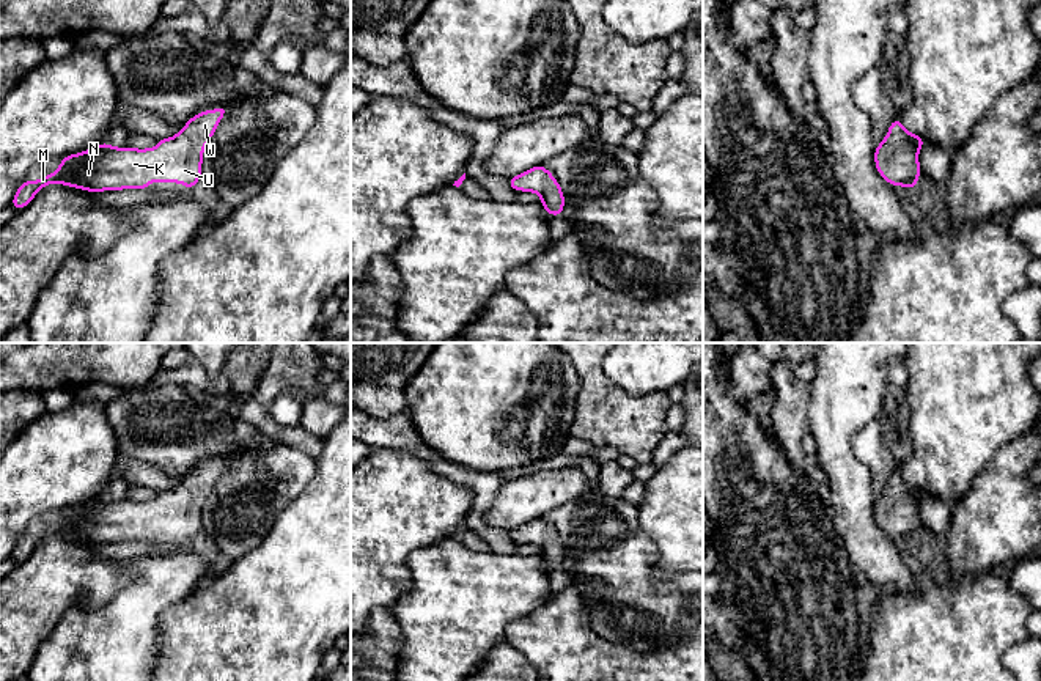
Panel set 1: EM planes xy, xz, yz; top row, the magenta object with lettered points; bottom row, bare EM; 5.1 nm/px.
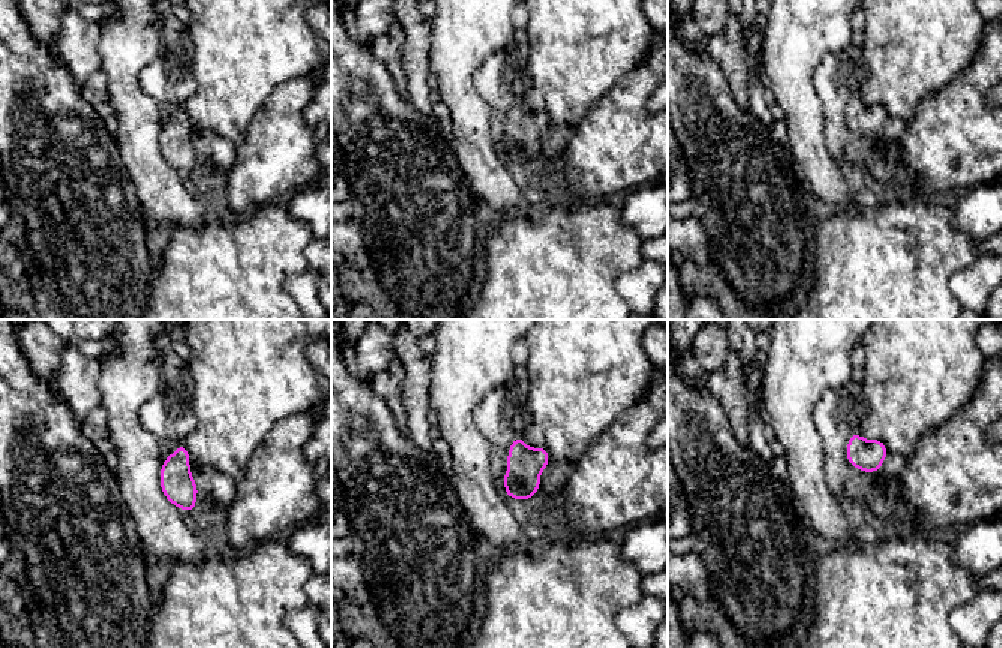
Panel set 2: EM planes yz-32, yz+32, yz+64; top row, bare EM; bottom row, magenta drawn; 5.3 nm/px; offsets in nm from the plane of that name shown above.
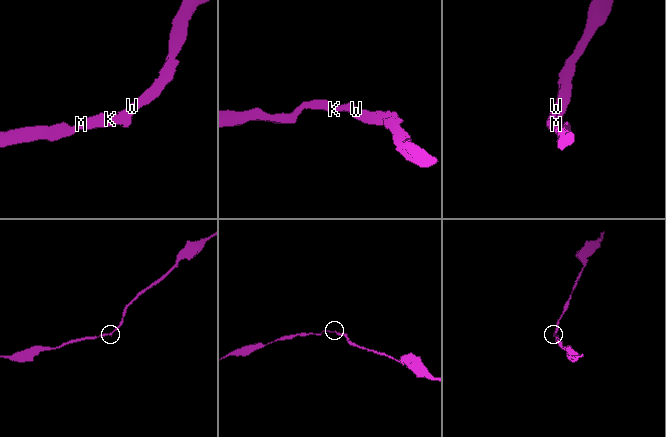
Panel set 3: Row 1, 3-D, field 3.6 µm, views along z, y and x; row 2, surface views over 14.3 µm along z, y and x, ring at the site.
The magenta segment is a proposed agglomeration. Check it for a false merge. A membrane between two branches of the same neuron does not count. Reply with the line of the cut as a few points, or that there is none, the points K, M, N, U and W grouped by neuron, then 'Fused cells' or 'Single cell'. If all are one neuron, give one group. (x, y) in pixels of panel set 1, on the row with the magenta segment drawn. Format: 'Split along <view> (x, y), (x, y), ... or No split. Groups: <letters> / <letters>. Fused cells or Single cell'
No split. Groups: K M N U W. Single cell

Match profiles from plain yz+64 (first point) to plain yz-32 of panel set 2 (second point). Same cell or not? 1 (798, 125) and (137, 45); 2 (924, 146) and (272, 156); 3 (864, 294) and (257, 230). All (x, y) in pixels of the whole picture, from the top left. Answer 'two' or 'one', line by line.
1: one
2: one
3: one

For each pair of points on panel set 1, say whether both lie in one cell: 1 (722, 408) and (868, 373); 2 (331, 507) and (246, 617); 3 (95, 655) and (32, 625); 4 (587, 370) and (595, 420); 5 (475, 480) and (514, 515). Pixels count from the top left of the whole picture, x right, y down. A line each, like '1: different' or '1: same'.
1: different
2: same
3: different
4: same
5: different

